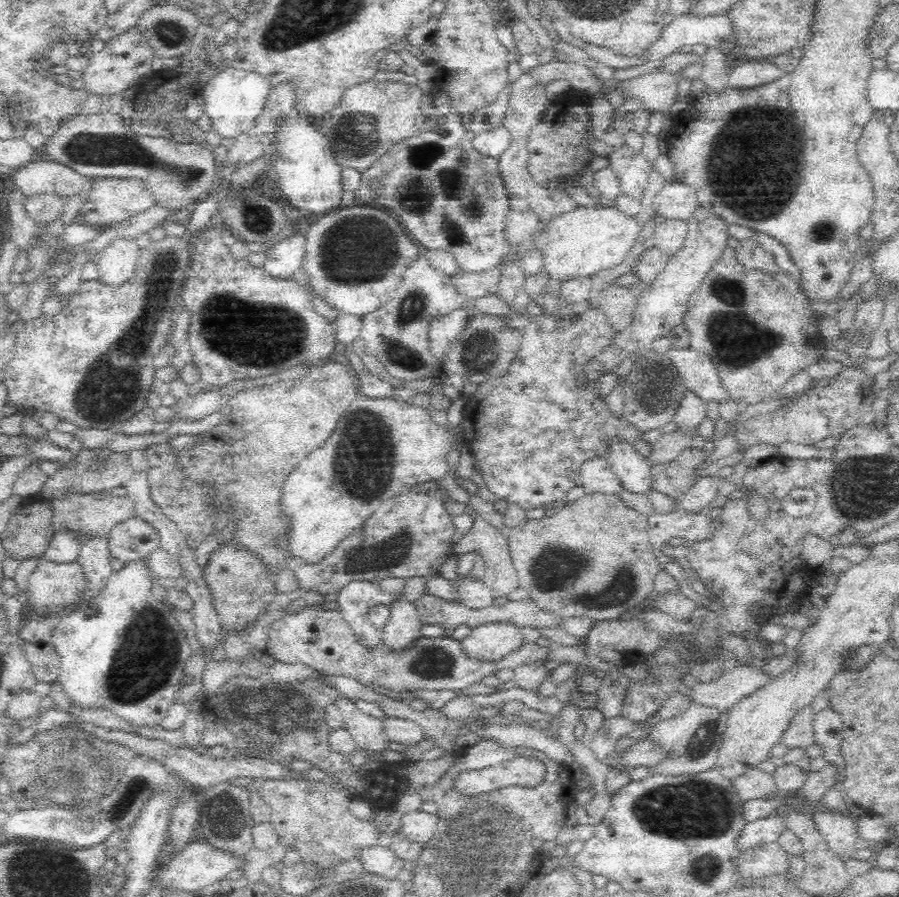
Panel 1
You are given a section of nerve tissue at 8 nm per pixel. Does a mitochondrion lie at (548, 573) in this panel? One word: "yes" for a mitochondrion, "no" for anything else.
yes

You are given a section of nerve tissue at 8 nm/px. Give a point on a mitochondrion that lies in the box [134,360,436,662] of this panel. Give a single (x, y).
(363, 469)

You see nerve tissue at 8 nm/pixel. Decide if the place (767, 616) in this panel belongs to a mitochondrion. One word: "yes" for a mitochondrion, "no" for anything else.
no

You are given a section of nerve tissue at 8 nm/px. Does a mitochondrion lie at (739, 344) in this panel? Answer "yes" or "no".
yes

